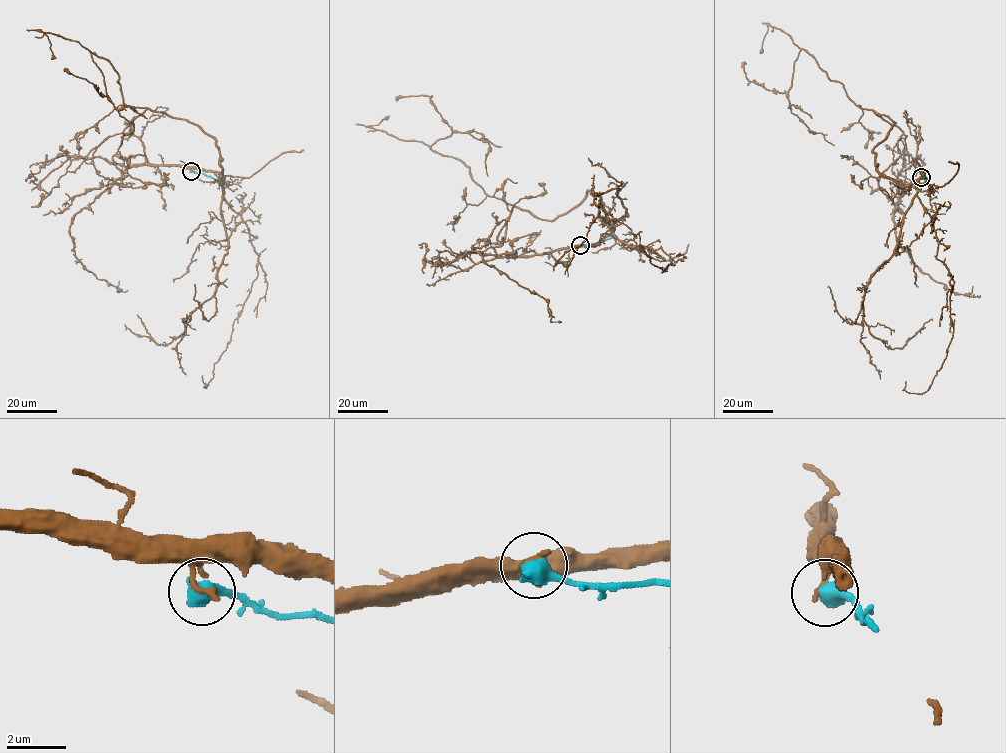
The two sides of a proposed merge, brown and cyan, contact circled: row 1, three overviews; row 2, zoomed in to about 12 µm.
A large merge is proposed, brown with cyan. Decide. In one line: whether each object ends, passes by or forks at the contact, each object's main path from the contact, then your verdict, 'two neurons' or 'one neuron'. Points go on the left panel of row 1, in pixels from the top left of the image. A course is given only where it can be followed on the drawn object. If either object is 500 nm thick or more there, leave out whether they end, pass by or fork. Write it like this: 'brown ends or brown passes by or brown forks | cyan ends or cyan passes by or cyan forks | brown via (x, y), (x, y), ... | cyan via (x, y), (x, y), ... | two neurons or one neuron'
brown via (190, 171), (98, 157), (66, 168), (123, 132), (120, 177), (74, 215), (70, 236), (87, 270), (128, 290) | cyan via (191, 171), (225, 184) | two neurons

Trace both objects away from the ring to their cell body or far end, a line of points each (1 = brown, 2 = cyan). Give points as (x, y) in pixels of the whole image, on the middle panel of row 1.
1: (580, 245), (477, 263), (457, 255), (501, 246), (504, 220), (472, 250), (541, 297), (550, 320), (561, 322)
2: (580, 245), (594, 247), (615, 234)

